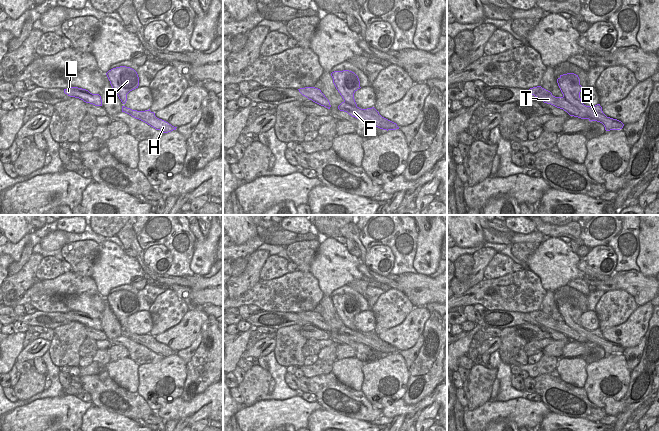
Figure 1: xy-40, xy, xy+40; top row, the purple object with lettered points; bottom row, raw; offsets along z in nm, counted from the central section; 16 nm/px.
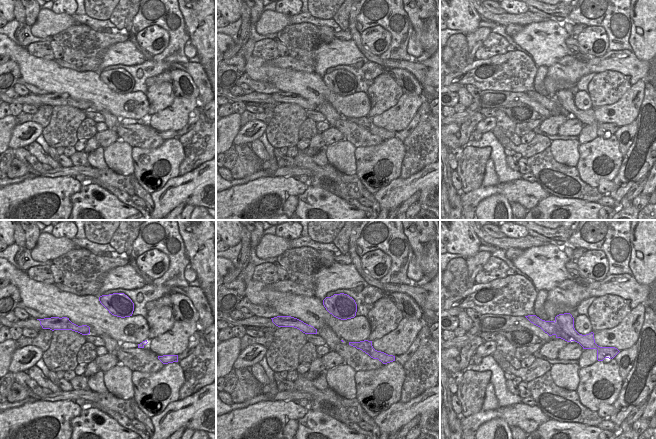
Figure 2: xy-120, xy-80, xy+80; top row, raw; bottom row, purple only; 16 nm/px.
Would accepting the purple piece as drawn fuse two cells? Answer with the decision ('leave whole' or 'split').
split

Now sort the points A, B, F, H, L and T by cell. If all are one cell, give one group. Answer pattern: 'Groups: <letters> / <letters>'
Groups: A B / F H L T.

